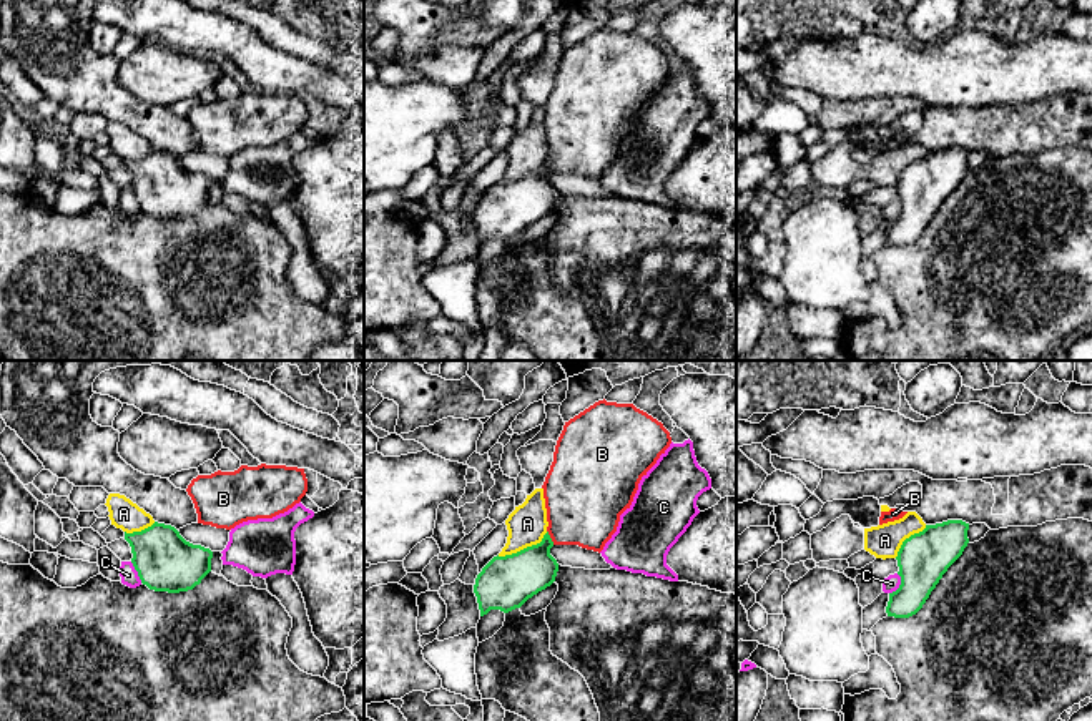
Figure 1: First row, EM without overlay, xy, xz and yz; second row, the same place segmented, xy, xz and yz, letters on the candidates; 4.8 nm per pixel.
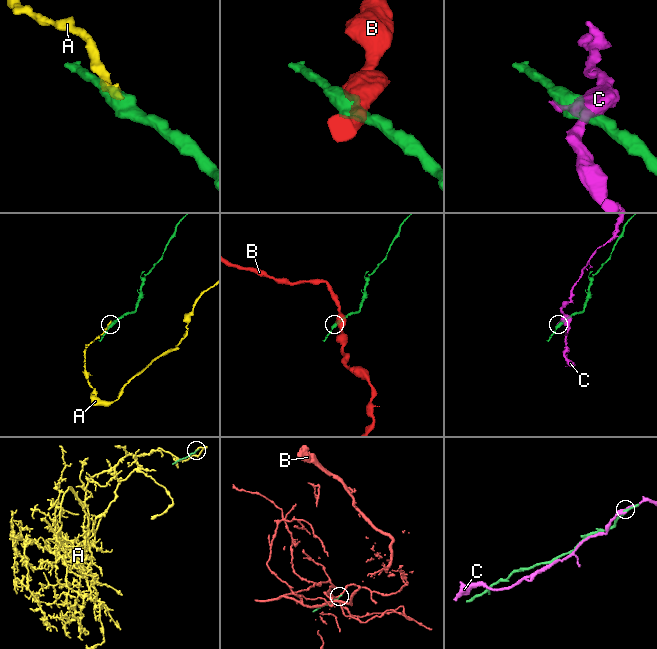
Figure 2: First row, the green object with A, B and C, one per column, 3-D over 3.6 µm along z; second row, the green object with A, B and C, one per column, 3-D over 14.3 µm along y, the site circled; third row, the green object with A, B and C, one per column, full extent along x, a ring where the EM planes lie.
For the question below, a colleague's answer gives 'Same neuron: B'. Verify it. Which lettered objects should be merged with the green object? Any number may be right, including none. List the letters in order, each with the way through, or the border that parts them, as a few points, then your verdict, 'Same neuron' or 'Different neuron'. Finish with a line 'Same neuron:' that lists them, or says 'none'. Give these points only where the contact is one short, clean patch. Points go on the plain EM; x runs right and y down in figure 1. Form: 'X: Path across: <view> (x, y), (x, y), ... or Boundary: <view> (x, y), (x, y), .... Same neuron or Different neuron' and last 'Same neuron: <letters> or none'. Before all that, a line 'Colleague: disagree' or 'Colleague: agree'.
Colleague: disagree
A: Different neuron
B: Boundary: xz (547, 158), (554, 171). Different neuron
C: Different neuron
Same neuron: none

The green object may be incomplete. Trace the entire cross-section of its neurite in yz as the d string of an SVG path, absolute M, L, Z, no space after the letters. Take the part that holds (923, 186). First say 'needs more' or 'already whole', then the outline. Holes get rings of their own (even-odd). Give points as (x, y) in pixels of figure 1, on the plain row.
already whole; M947 148L926 153L903 169L896 184L901 213L889 221L888 244L909 246L922 236L942 203L967 174L967 158L969 151Z

